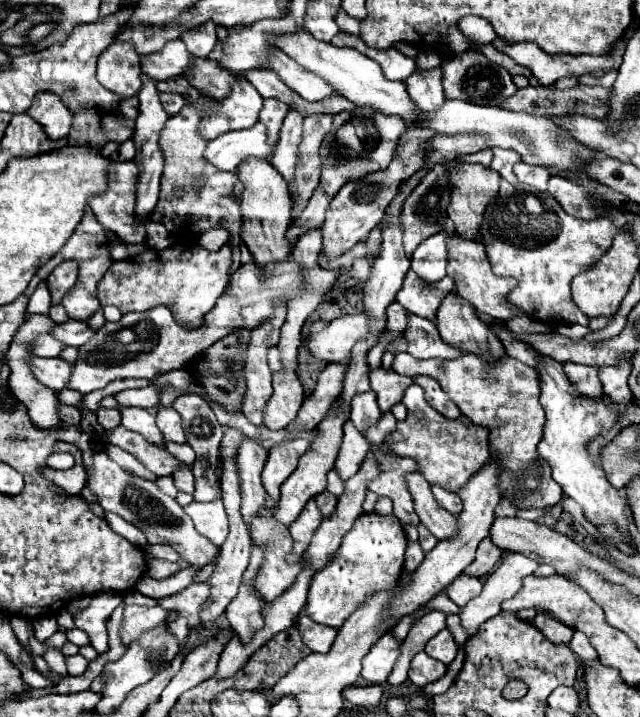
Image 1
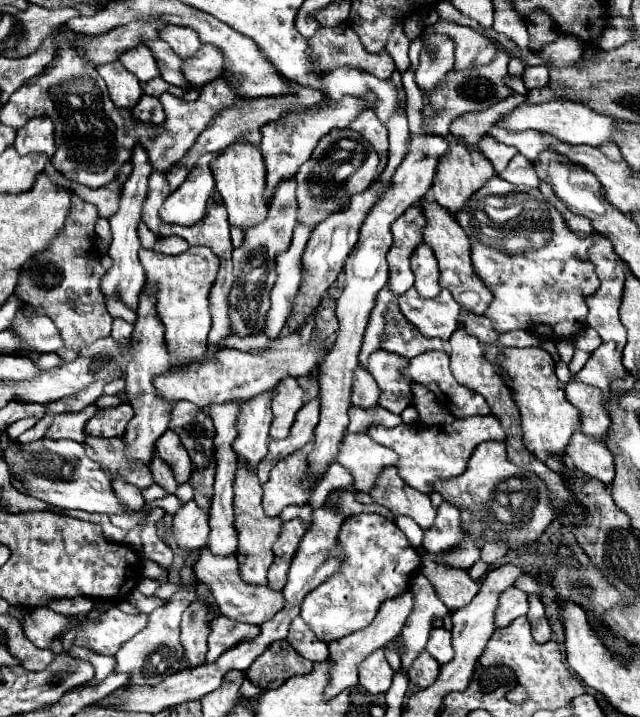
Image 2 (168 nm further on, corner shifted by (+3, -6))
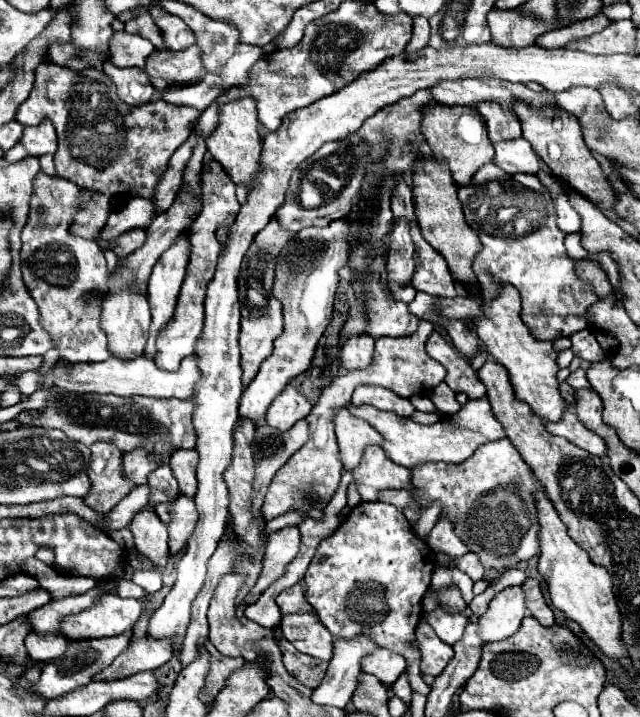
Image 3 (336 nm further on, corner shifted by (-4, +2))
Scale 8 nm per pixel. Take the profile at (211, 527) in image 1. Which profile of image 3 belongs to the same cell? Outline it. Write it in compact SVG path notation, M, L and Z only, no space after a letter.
M180 495L172 503L170 513L172 513L172 523L168 525L168 533L170 533L170 543L168 545L170 545L170 553L176 555L186 547L188 539L192 537L194 527L198 523L198 511L196 511L196 505L194 505L192 497Z

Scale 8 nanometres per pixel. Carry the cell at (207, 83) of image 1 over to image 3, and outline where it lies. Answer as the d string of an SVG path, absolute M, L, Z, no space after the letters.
M142 11L142 15L138 15L136 19L132 19L130 23L124 23L124 31L136 33L136 35L148 39L156 49L166 49L164 39L162 39L162 31L156 27L156 23L148 11Z

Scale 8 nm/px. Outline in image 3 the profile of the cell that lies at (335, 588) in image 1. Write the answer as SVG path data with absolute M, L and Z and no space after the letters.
M374 501L374 503L360 503L352 507L348 517L342 521L342 525L316 549L316 555L310 561L310 567L304 575L306 583L306 599L312 605L314 613L318 615L320 623L334 635L342 639L350 639L350 635L366 633L370 635L378 647L396 651L406 657L408 661L408 681L414 691L428 695L430 685L422 681L420 675L420 653L410 647L410 643L416 639L414 629L422 615L422 597L426 595L430 587L430 575L434 569L434 551L428 549L426 541L420 539L408 519L398 511L394 505Z

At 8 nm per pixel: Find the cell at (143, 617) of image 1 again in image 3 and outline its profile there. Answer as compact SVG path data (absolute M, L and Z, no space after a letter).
M106 593L86 611L64 617L62 633L72 641L122 635L130 631L140 611L142 607L136 599L122 599Z

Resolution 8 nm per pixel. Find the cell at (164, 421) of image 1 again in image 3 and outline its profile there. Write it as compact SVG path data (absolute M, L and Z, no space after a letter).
M176 449L170 455L168 465L172 467L174 477L176 477L178 485L180 485L180 493L194 497L194 493L196 493L198 451L196 449Z

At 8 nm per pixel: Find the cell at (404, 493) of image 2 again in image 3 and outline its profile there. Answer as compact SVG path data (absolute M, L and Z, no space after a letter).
M368 447L358 473L354 473L362 501L378 501L378 493L384 489L406 489L416 501L422 501L410 479L410 471L388 459L380 447Z

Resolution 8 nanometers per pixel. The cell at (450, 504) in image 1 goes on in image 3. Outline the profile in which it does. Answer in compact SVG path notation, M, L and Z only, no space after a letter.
M440 515L440 519L436 521L436 525L430 531L426 541L434 551L442 551L442 553L446 553L450 557L462 557L462 555L468 553L468 547L454 533L452 519L448 519L446 515Z

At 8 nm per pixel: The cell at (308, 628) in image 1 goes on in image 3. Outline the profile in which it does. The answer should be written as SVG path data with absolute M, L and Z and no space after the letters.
M294 613L282 617L282 633L284 637L302 653L312 655L316 659L330 661L334 637L318 623L314 613Z

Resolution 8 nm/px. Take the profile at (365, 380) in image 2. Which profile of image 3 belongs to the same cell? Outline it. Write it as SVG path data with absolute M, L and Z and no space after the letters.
M364 335L362 339L352 339L350 343L346 343L346 347L342 347L340 351L340 359L342 359L342 367L346 369L366 369L372 363L374 357L374 337Z

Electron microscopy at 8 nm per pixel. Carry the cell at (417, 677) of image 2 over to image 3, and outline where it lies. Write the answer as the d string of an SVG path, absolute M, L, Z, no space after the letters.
M424 623L424 625L418 625L416 629L416 639L418 639L418 647L420 647L420 653L422 653L422 661L420 661L420 671L424 675L440 675L442 673L442 667L446 667L446 663L452 659L454 651L452 647L446 647L446 643L442 643L436 635L434 635L434 629Z

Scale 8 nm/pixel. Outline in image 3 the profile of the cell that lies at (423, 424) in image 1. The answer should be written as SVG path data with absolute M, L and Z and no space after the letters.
M486 397L468 401L466 405L460 407L458 413L454 413L452 417L446 415L444 419L440 419L434 425L420 425L420 423L412 421L410 417L404 419L400 415L394 415L394 413L388 413L388 411L380 411L376 407L370 407L370 405L362 405L362 407L348 405L348 409L350 409L352 415L366 419L384 437L382 449L386 451L386 455L394 463L398 463L398 465L402 465L406 469L414 469L414 467L418 467L422 463L430 463L430 461L462 463L482 443L488 443L488 441L496 441L496 439L506 437L504 435L504 427L494 417L494 413L492 413L490 403L488 403Z

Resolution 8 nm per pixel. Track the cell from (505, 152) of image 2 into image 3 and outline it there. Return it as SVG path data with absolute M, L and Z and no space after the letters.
M482 103L482 107L478 107L478 113L482 115L482 119L488 127L488 135L490 135L492 143L512 141L512 139L522 137L518 117L506 115L506 111L502 111L502 107L496 107L496 103Z

